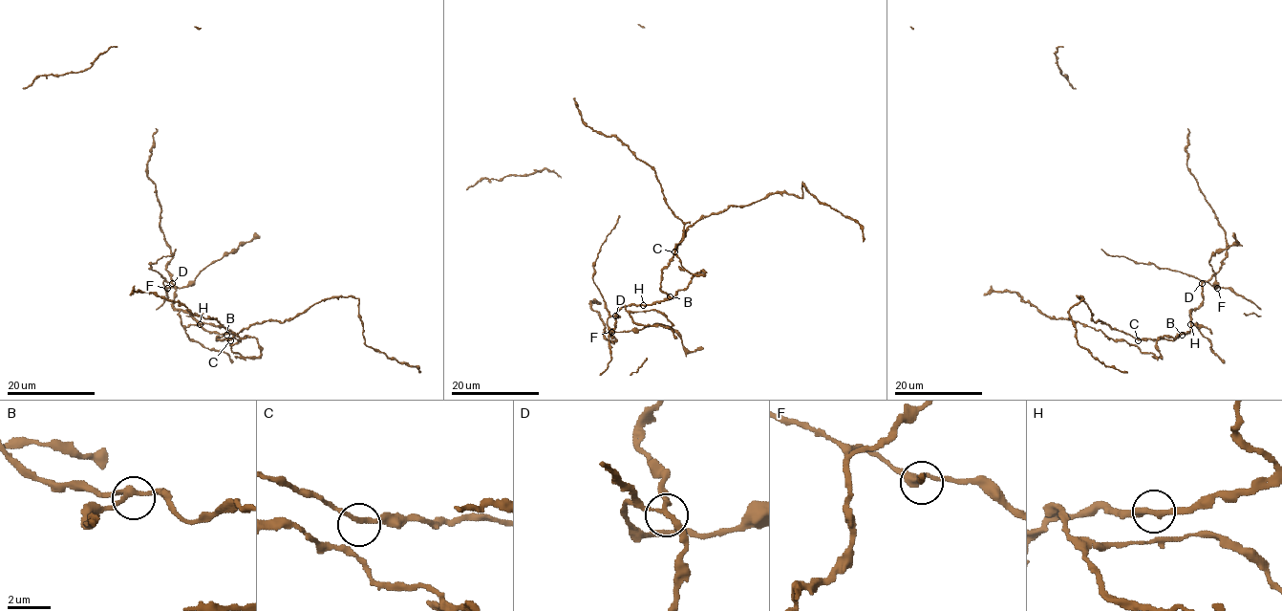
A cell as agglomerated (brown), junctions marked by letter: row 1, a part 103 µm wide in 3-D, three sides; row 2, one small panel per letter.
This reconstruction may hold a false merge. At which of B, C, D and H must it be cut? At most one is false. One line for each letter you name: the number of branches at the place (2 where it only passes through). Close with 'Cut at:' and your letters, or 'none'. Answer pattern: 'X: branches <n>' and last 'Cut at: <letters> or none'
D: branches 3
Cut at: D

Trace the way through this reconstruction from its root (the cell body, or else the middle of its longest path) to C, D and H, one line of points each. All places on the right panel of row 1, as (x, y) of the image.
C: (1222, 266), (1202, 284), (1203, 302), (1189, 314), (1190, 328), (1186, 334), (1172, 340), (1138, 340)
D: (1222, 266), (1202, 284)
H: (1222, 266), (1202, 284), (1203, 302), (1189, 314), (1190, 324)

